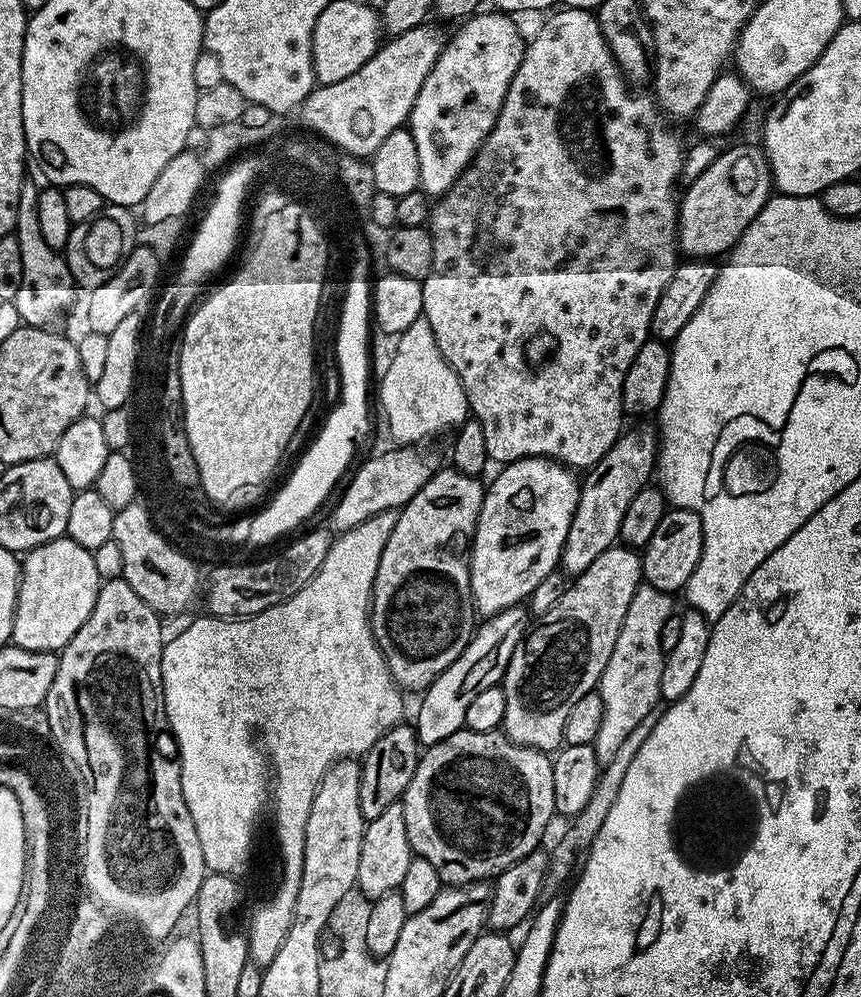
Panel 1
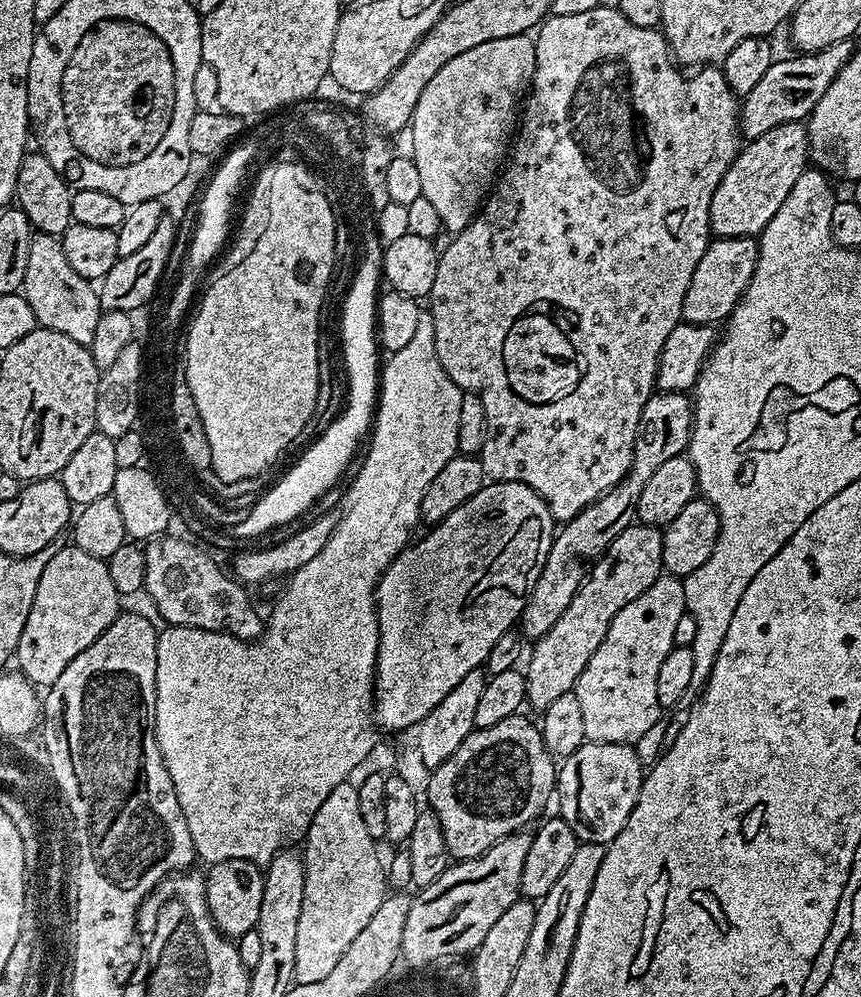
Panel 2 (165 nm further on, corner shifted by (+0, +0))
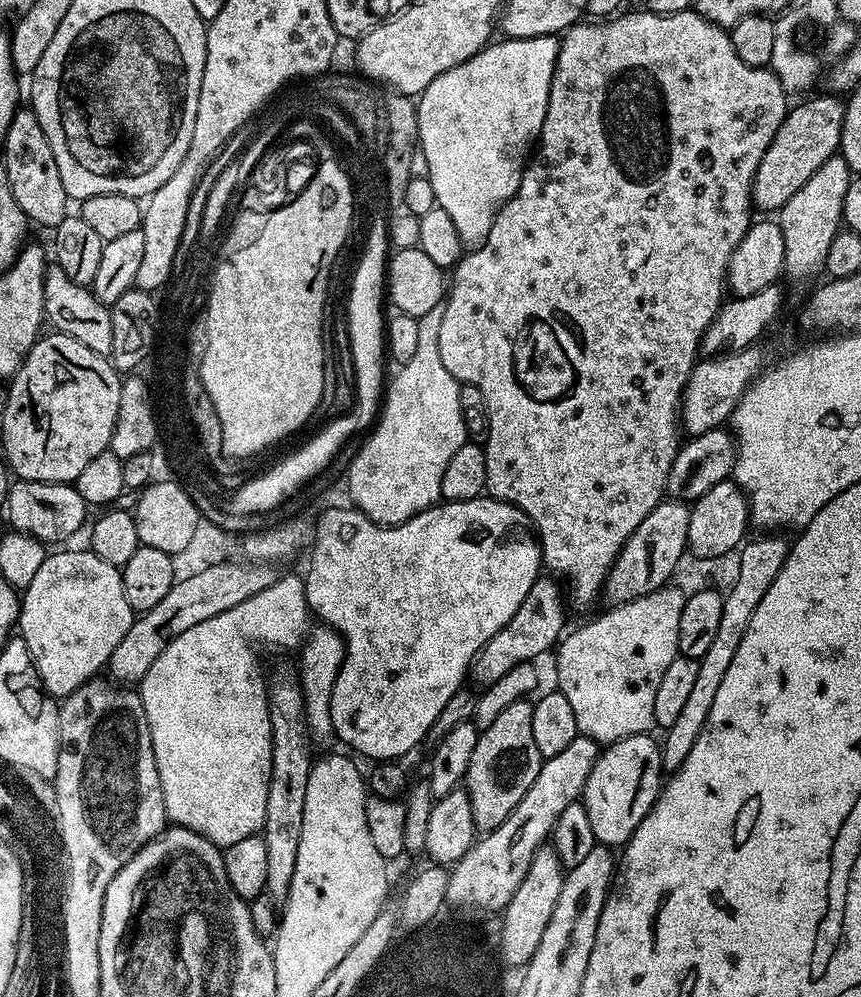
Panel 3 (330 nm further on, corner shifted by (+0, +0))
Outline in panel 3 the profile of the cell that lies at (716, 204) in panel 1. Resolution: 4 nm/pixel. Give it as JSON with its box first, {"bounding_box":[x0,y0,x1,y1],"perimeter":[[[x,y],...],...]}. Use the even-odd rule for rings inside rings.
{"bounding_box":[752,94,845,214],"perimeter":[[[823,94],[813,100],[804,100],[800,105],[789,107],[788,116],[778,126],[778,134],[774,134],[774,142],[762,154],[762,162],[758,162],[758,170],[752,183],[752,203],[761,213],[772,214],[783,208],[802,186],[822,166],[822,162],[837,155],[842,138],[842,122],[844,121],[845,101],[836,94]]]}

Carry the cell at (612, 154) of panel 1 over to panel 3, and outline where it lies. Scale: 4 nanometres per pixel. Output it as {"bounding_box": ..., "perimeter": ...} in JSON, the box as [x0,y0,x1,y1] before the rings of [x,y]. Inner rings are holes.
{"bounding_box":[438,10,790,612],"perimeter":[[[647,10],[626,12],[613,15],[607,22],[588,22],[592,24],[577,22],[559,37],[560,49],[554,66],[554,78],[550,82],[550,102],[546,106],[546,118],[540,131],[538,151],[531,157],[530,163],[525,167],[522,182],[518,186],[514,198],[505,202],[502,210],[496,216],[494,226],[490,226],[490,238],[486,238],[486,242],[481,248],[471,249],[463,256],[451,273],[450,287],[446,292],[446,314],[442,314],[442,330],[438,333],[438,354],[442,354],[442,366],[446,366],[446,370],[450,370],[450,374],[460,384],[478,386],[478,390],[482,390],[482,398],[486,398],[486,406],[490,414],[490,434],[487,444],[483,445],[486,454],[486,482],[484,487],[487,495],[494,500],[513,504],[528,515],[528,519],[540,541],[540,558],[543,567],[547,571],[549,568],[553,572],[549,573],[562,581],[563,587],[566,589],[567,603],[571,607],[573,604],[580,612],[586,611],[596,599],[598,601],[601,599],[604,580],[608,576],[608,571],[611,570],[613,562],[618,558],[622,546],[628,541],[630,534],[634,534],[634,530],[638,530],[638,526],[642,526],[642,518],[646,518],[646,514],[650,514],[650,510],[657,508],[665,499],[670,466],[674,466],[674,458],[682,443],[682,425],[678,419],[680,395],[684,392],[686,382],[692,374],[692,368],[698,362],[700,339],[704,337],[705,330],[710,326],[712,319],[716,317],[721,304],[725,303],[730,258],[734,254],[738,242],[742,242],[742,238],[748,233],[749,224],[753,223],[752,183],[754,182],[754,174],[758,170],[758,162],[762,162],[762,154],[766,154],[770,142],[774,142],[774,134],[778,134],[778,126],[782,126],[782,122],[788,116],[790,107],[789,93],[785,92],[782,82],[777,78],[771,67],[755,68],[754,66],[746,66],[746,62],[742,62],[742,58],[738,58],[738,50],[734,50],[731,35],[720,25],[710,22],[705,16],[698,15],[695,10],[679,12],[678,14],[666,14],[665,16]]]}

